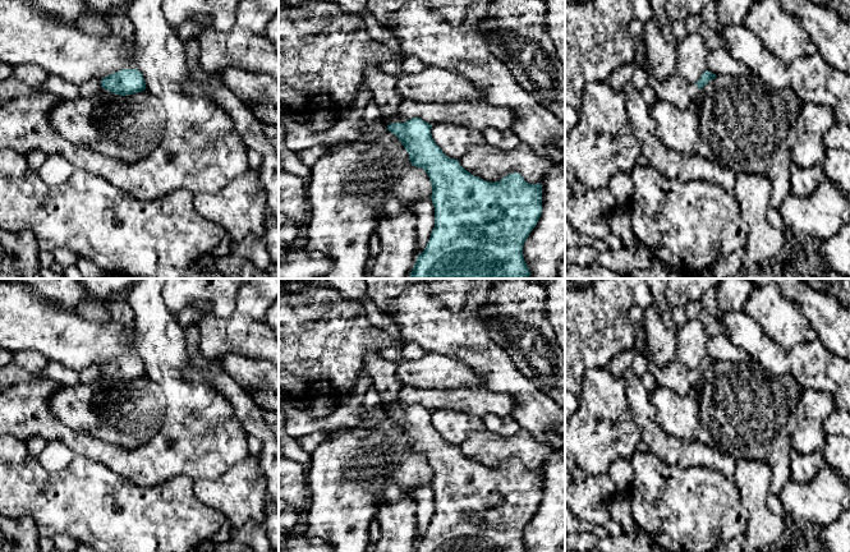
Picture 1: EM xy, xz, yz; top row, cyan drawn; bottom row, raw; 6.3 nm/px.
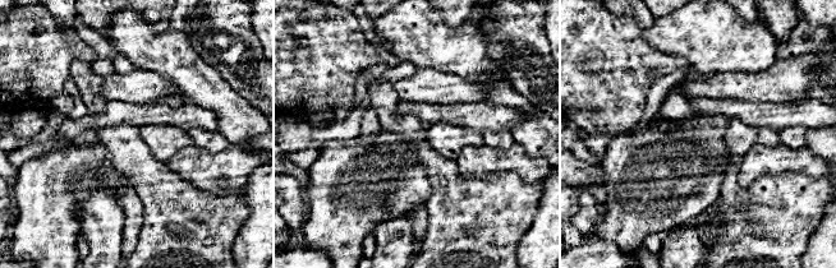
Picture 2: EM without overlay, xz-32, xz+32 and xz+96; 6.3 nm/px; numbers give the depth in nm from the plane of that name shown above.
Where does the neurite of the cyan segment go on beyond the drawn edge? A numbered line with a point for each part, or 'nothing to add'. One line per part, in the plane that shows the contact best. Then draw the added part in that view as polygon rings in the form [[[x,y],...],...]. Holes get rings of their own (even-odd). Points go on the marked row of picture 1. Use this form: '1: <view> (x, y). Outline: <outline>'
1: yz (676, 91). Outline: [[[637,51],[631,65],[643,68],[648,74],[648,84],[654,89],[658,100],[685,109],[698,100],[699,88],[695,83],[689,83],[676,73],[666,80],[657,80],[649,70],[645,52]]]

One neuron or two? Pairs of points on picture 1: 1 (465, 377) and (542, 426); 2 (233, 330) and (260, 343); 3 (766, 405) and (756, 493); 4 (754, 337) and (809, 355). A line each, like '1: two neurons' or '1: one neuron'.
1: two neurons
2: one neuron
3: two neurons
4: one neuron

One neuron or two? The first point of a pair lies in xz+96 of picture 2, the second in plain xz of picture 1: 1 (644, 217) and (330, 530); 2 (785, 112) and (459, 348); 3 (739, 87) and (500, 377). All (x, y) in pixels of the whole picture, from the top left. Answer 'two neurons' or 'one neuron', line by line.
1: one neuron
2: two neurons
3: two neurons

